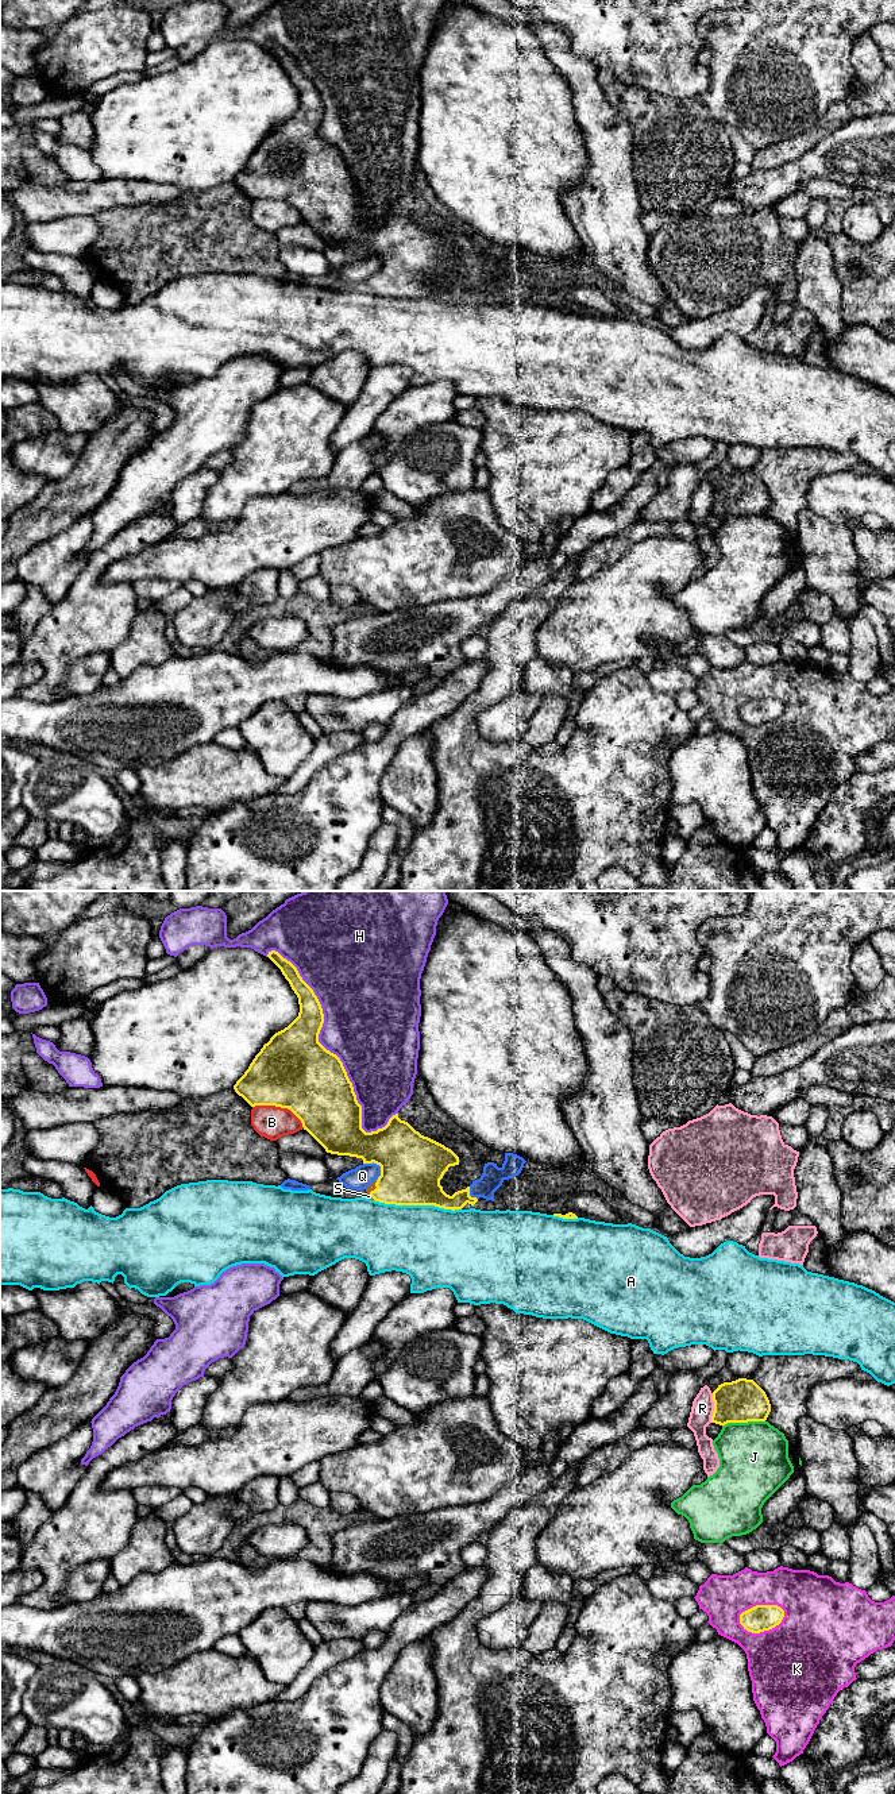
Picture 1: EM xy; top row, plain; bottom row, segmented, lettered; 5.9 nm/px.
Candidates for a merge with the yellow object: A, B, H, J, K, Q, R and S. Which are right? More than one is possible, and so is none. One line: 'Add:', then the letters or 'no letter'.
Add: S

